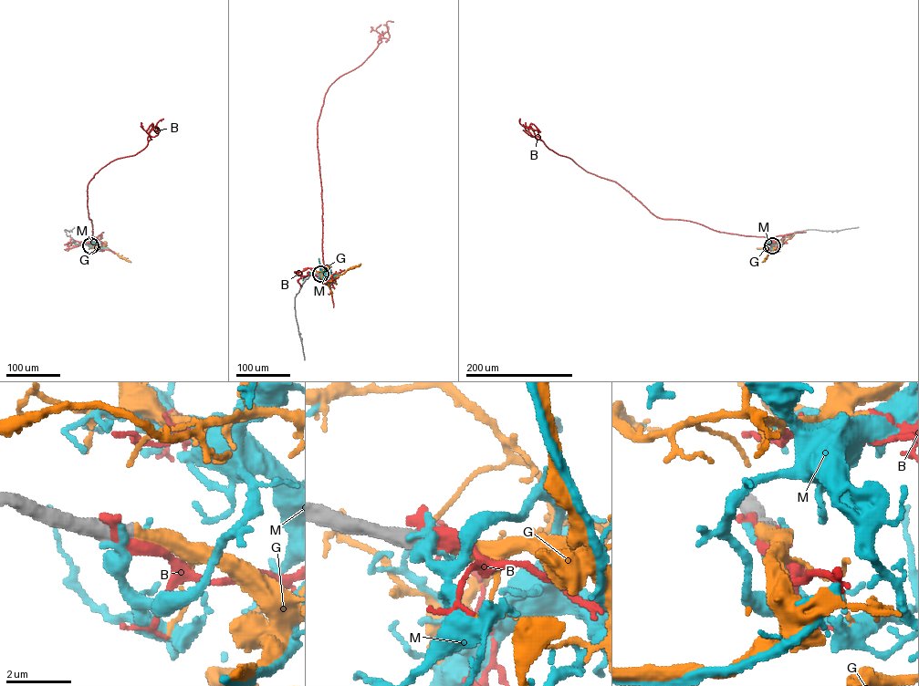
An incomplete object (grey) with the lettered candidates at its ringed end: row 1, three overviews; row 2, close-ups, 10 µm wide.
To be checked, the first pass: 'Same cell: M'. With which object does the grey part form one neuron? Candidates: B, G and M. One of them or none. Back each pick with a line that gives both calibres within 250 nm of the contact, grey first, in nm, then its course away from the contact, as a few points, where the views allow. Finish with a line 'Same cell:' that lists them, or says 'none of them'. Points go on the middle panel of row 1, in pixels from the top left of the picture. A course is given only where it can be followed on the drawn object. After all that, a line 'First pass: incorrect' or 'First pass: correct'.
G: calibres 550 and 500 nm; course (320, 274), (330, 279), (360, 264)
Same cell: G
First pass: incorrect

